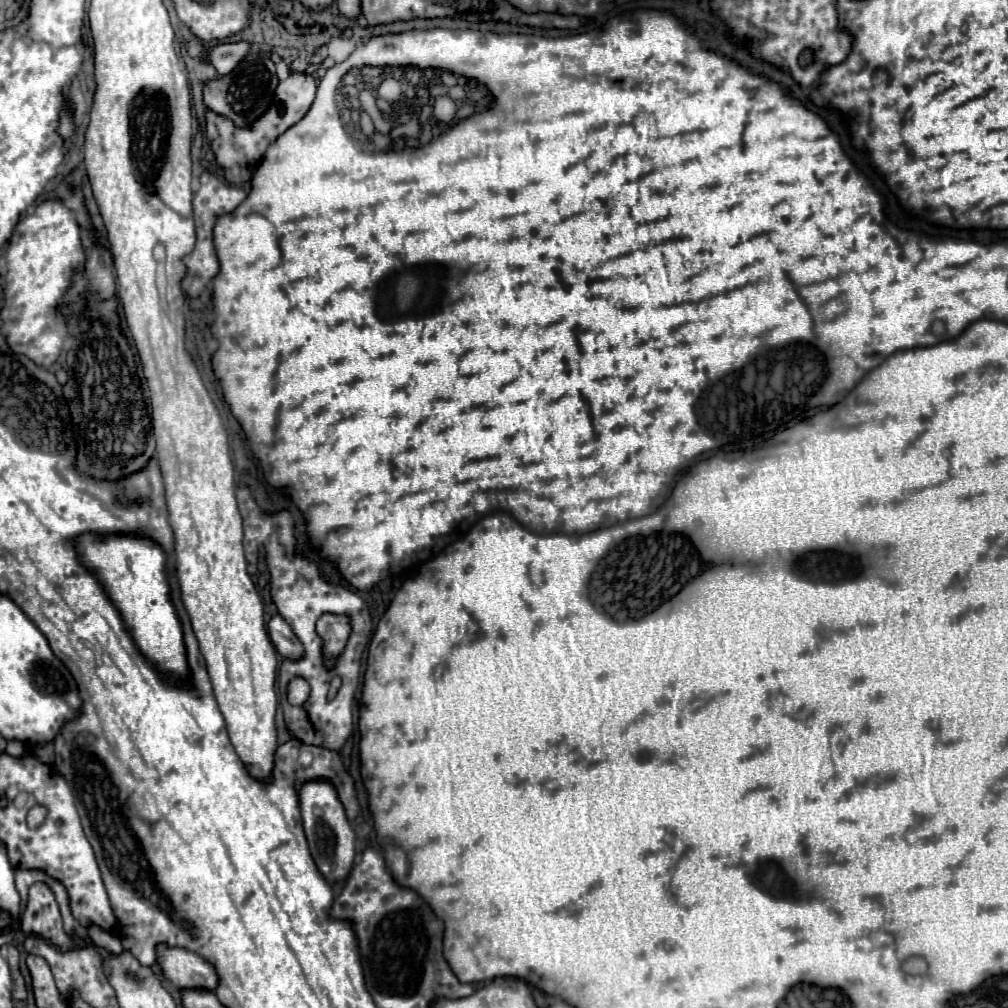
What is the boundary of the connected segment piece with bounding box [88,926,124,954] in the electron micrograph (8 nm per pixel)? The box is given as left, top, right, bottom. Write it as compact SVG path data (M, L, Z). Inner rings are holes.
M90 926L90 928L88 928L88 934L90 934L90 938L92 938L92 942L94 942L96 946L102 946L102 948L108 950L110 954L122 954L122 952L124 952L122 942L120 942L118 936L114 936L114 934L106 932L106 930L100 930L98 926Z

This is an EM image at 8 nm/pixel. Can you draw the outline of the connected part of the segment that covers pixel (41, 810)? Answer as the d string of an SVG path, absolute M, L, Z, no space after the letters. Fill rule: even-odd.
M34 806L30 812L28 812L28 826L30 828L36 828L44 822L46 818L46 808L44 806Z

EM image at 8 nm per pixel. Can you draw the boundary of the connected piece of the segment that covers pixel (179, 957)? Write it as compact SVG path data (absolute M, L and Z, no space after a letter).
M168 944L156 946L156 964L162 976L178 988L202 988L214 990L218 984L216 970L198 954Z

